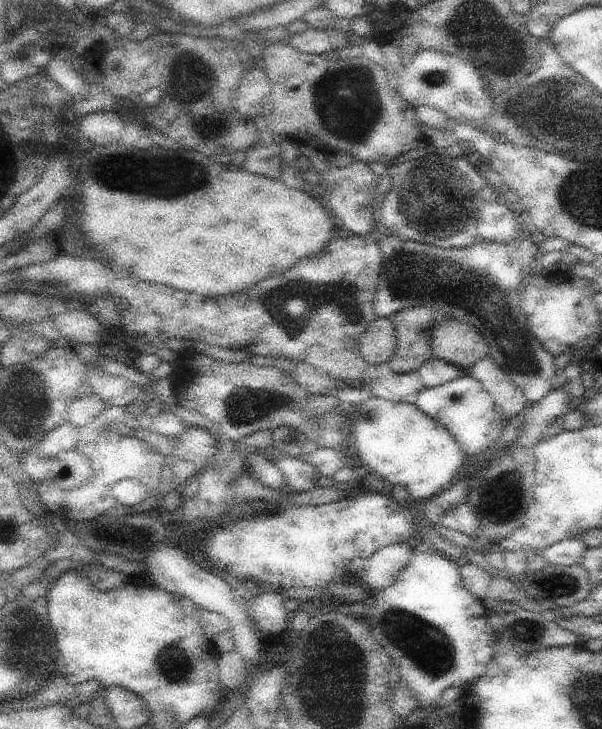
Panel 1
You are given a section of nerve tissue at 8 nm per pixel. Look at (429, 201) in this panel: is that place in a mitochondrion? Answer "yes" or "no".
yes

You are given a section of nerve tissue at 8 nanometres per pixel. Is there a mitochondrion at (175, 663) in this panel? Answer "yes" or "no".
yes

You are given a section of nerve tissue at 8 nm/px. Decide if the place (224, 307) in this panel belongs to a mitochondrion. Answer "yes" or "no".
no

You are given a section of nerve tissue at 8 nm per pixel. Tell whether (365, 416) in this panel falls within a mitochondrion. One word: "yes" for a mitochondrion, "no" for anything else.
yes

